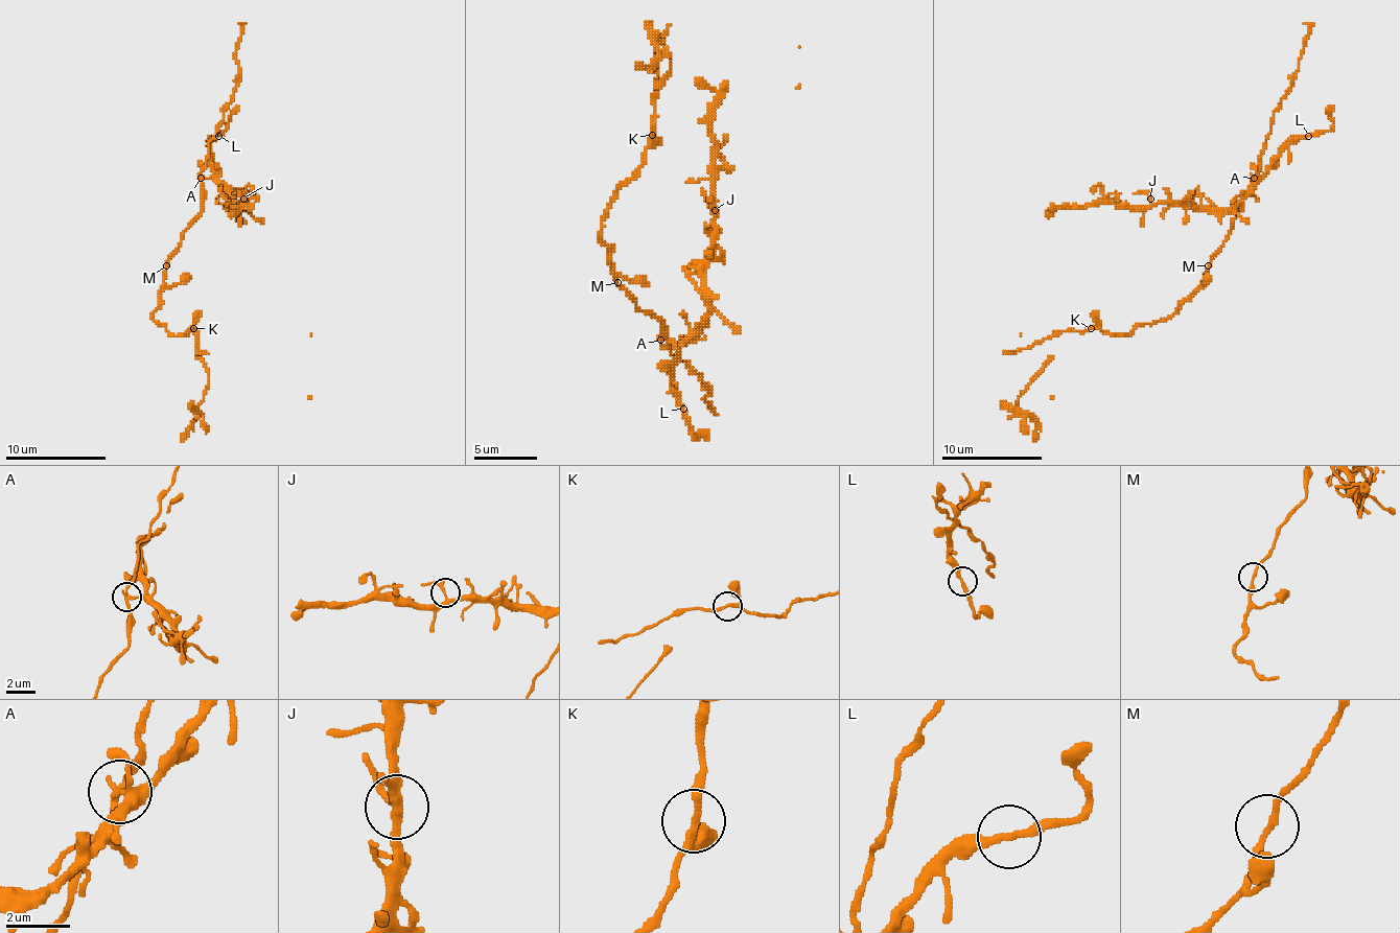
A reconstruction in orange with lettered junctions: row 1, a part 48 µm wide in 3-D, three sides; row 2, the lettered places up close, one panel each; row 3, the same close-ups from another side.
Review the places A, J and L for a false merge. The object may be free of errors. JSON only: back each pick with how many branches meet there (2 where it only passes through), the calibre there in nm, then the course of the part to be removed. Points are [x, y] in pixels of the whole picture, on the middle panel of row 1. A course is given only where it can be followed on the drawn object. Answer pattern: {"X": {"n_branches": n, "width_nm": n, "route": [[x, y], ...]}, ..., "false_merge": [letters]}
{"false_merge": []}

